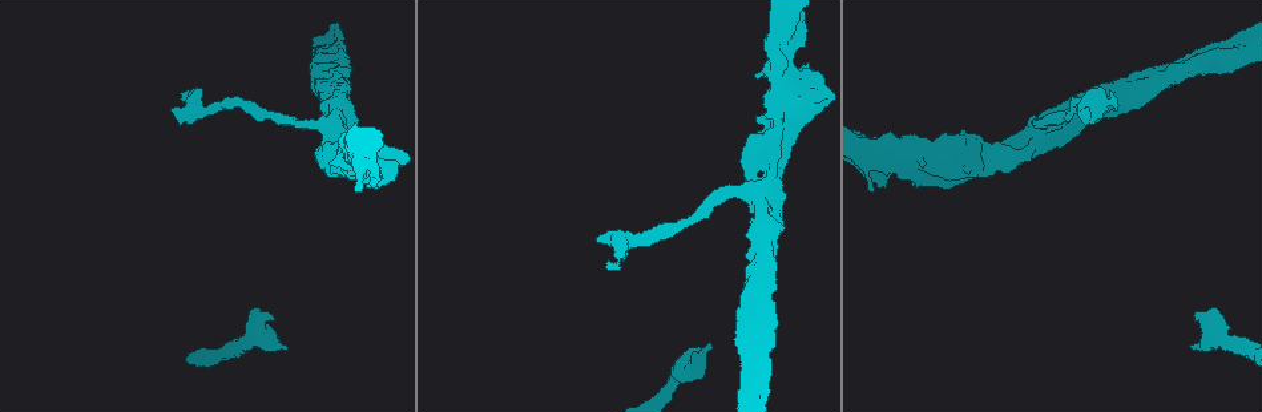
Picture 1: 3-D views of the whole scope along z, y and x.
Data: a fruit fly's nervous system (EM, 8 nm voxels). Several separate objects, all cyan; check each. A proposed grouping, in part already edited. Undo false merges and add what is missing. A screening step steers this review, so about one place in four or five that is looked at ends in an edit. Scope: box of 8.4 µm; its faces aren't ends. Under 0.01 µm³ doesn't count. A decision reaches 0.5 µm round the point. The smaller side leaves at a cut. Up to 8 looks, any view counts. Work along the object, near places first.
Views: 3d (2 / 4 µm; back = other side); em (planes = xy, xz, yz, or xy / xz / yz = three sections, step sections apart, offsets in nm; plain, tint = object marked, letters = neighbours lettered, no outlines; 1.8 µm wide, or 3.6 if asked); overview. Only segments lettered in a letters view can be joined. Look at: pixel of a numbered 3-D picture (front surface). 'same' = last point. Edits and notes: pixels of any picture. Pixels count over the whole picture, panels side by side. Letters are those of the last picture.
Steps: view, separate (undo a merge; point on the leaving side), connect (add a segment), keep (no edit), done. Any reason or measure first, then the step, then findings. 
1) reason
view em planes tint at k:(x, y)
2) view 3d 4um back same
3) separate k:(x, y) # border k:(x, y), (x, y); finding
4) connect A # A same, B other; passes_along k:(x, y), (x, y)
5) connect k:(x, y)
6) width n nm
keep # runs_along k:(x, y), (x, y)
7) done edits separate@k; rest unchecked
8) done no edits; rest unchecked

view em planes plain at 1:(284, 348)

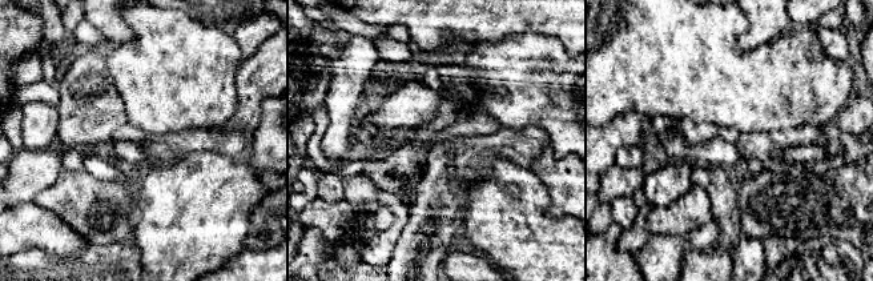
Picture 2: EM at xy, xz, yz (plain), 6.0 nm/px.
see the neighbours
view em planes letters same

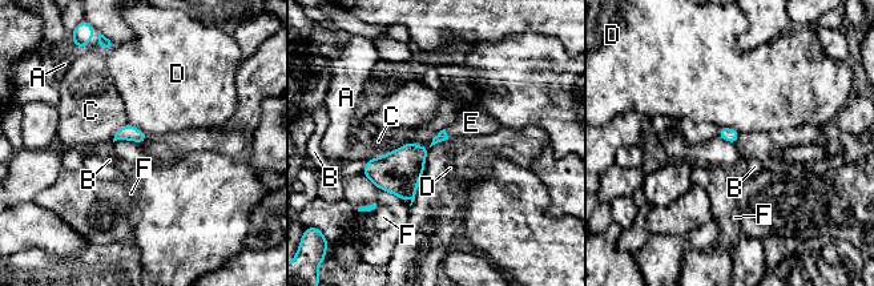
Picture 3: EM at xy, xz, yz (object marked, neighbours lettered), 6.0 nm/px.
connect E # A other, B other, C other, D other, E same, F other; passes_along 3:(413, 157), (446, 133), (471, 123); the neuron continues

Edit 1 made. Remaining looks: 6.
view overview

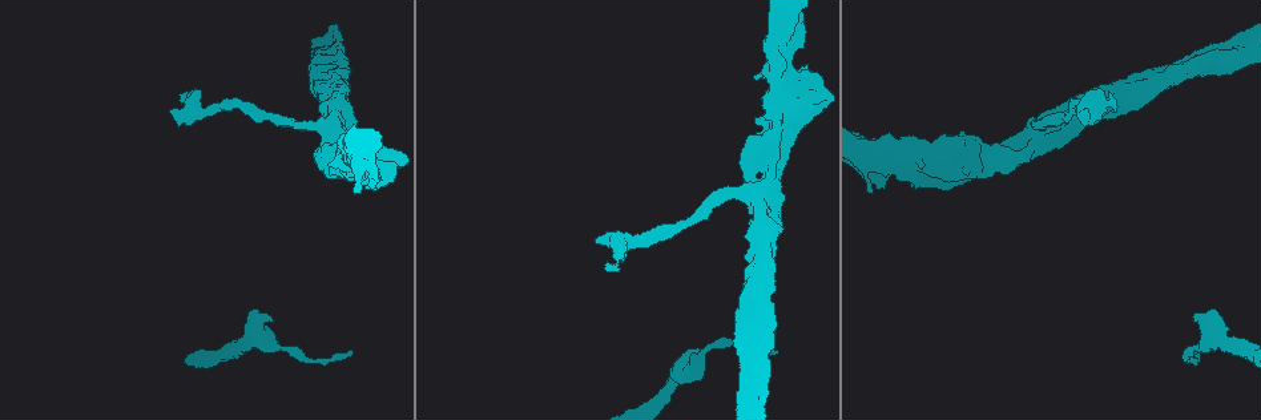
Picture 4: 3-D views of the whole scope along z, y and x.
three arms meet
view 3d 2um at 4:(772, 144)

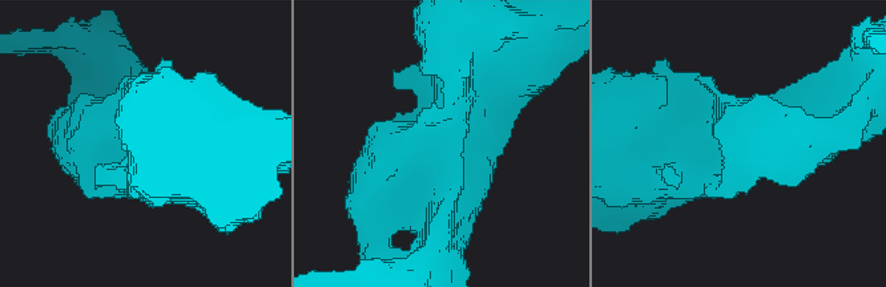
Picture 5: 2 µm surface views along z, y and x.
view em planes tint at 5:(747, 149)

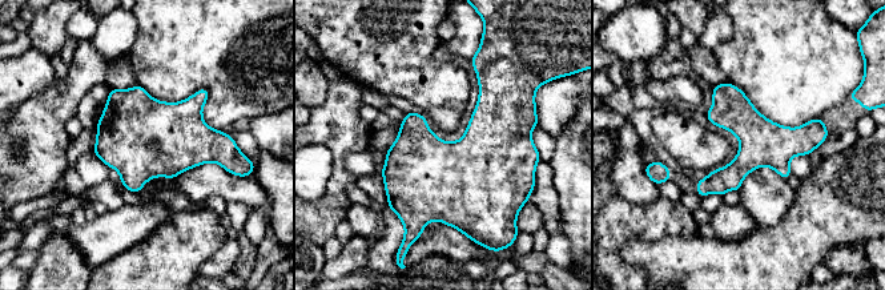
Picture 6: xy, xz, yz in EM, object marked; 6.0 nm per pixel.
see the neighbours
view em planes letters same

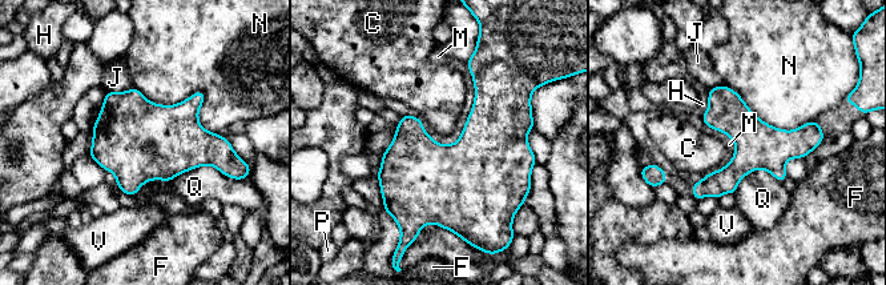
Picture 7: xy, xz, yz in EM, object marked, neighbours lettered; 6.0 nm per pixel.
keep # C other, F other, H other, J other, M other, N other, P other, Q other, V other; runs_along 7:(817, 139), (758, 147), (695, 192); all the same neuron

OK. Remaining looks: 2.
done edits connect@3; rest unchecked

